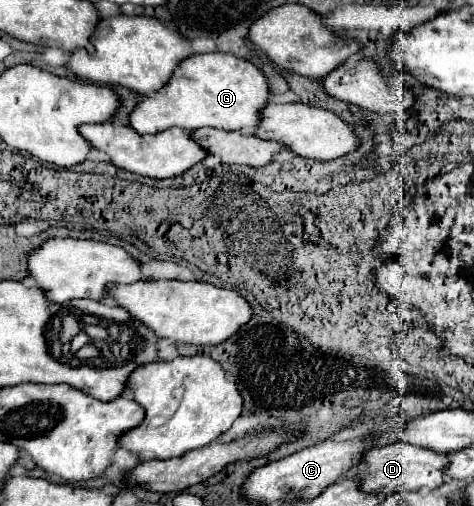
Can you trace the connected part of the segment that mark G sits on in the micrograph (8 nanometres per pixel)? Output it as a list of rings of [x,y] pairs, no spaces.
[[[224,52],[192,54],[174,68],[170,82],[166,82],[160,92],[140,96],[128,118],[130,128],[138,134],[154,134],[172,126],[186,130],[220,128],[252,134],[258,124],[258,112],[266,100],[268,82],[254,64]]]

